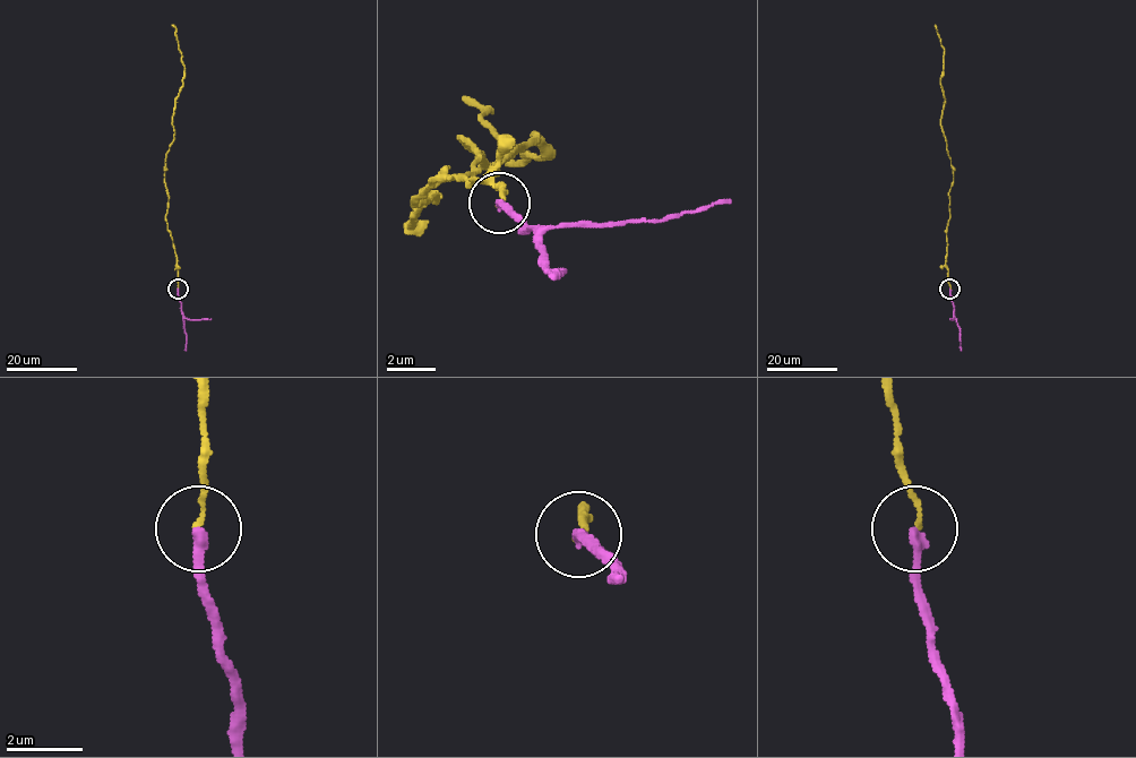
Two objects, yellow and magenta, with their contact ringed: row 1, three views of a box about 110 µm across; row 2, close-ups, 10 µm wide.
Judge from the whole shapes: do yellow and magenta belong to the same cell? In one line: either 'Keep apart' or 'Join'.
Keep apart

